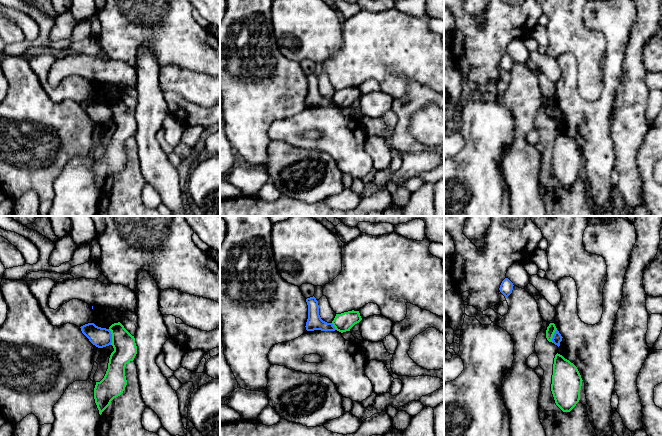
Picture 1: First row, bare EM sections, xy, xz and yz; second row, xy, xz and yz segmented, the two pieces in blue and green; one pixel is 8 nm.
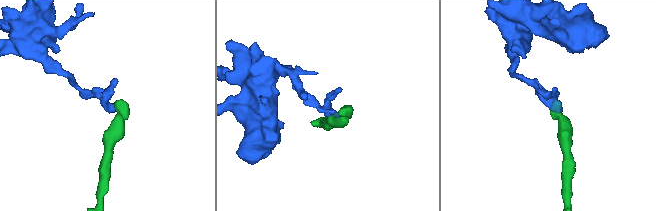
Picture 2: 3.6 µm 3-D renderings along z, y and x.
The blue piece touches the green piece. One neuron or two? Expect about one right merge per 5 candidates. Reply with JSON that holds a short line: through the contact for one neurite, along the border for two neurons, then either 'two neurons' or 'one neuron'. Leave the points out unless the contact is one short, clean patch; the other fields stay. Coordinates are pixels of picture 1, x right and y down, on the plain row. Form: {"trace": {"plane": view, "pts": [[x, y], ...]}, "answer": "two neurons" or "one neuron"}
{"trace": {"plane": "xy", "pts": [[108, 105], [111, 110], [111, 120]]}, "answer": "two neurons"}

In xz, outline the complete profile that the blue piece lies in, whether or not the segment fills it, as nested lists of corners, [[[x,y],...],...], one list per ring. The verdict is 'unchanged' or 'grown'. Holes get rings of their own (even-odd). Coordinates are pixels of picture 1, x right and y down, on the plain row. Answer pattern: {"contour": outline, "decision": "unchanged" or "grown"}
{"contour": [[[314,72],[307,74],[306,78],[308,81],[308,95],[305,102],[307,107],[314,107],[314,106],[335,107],[336,106],[332,99],[327,99],[321,95],[319,91],[318,77]]], "decision": "unchanged"}

